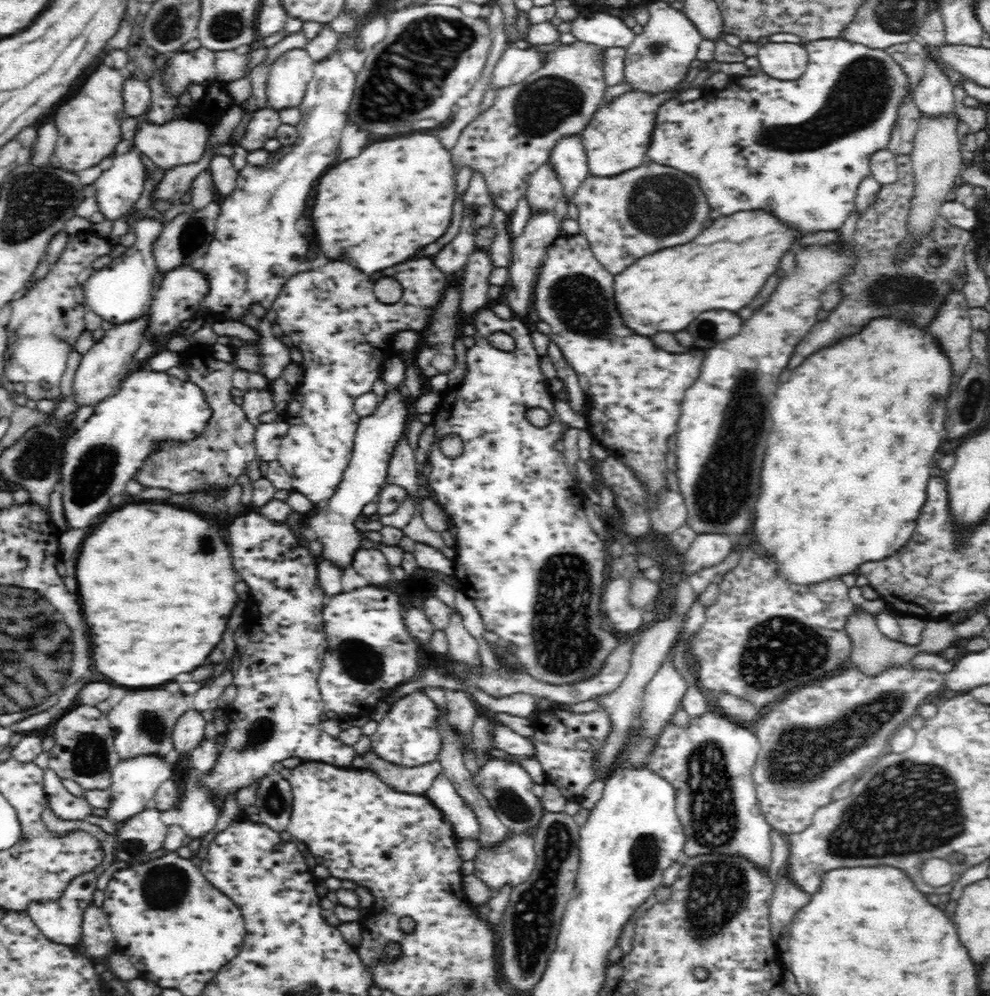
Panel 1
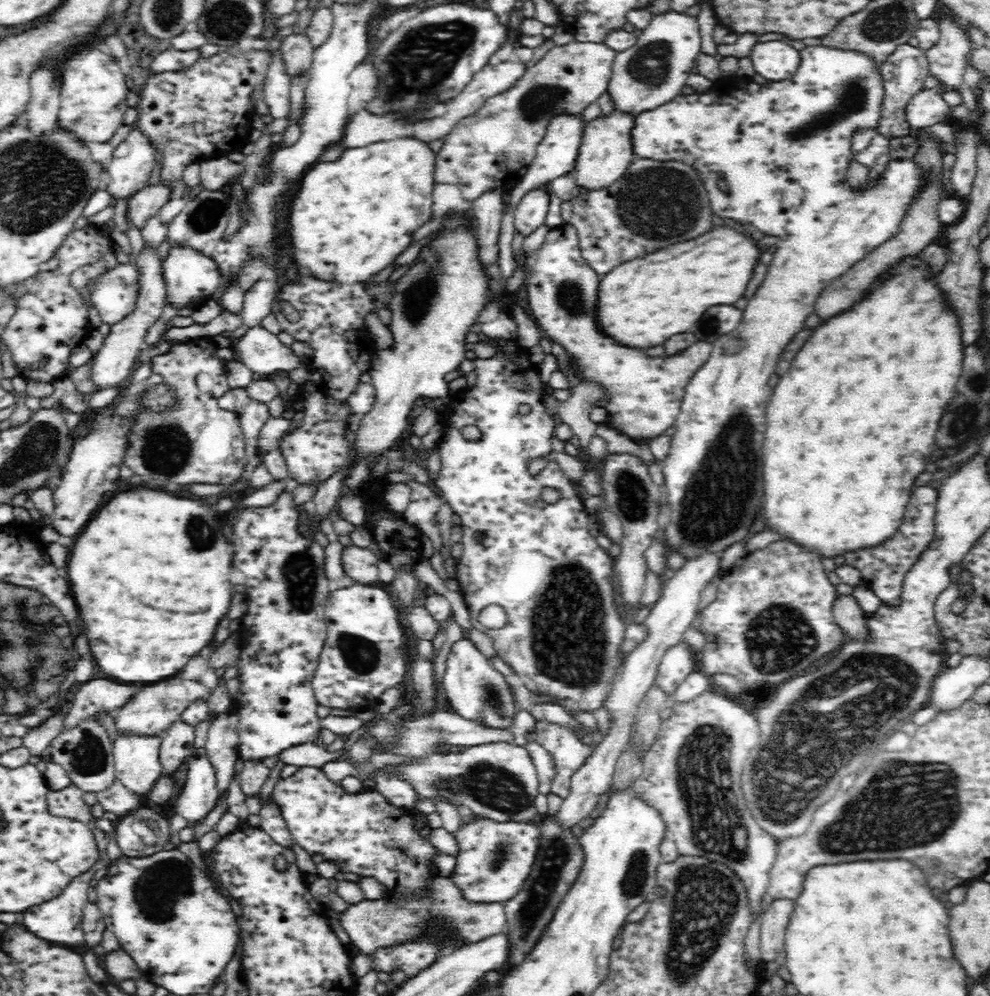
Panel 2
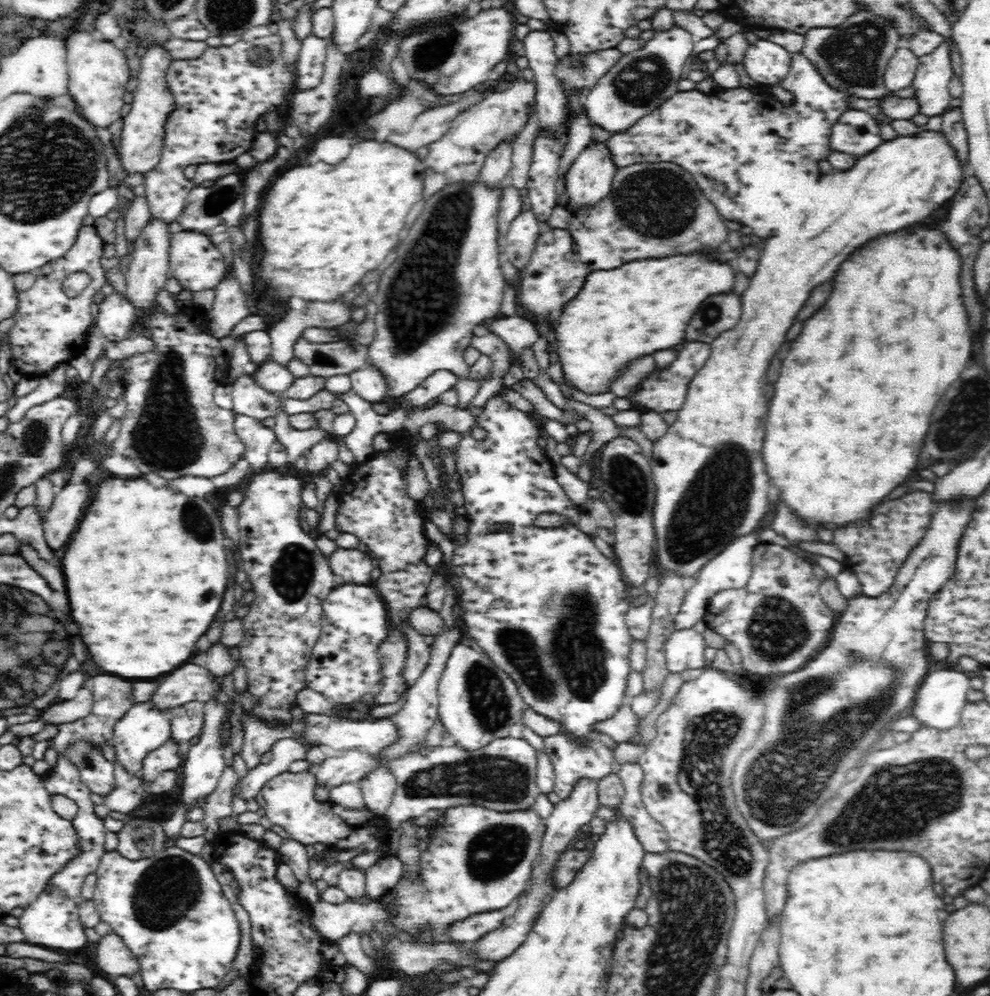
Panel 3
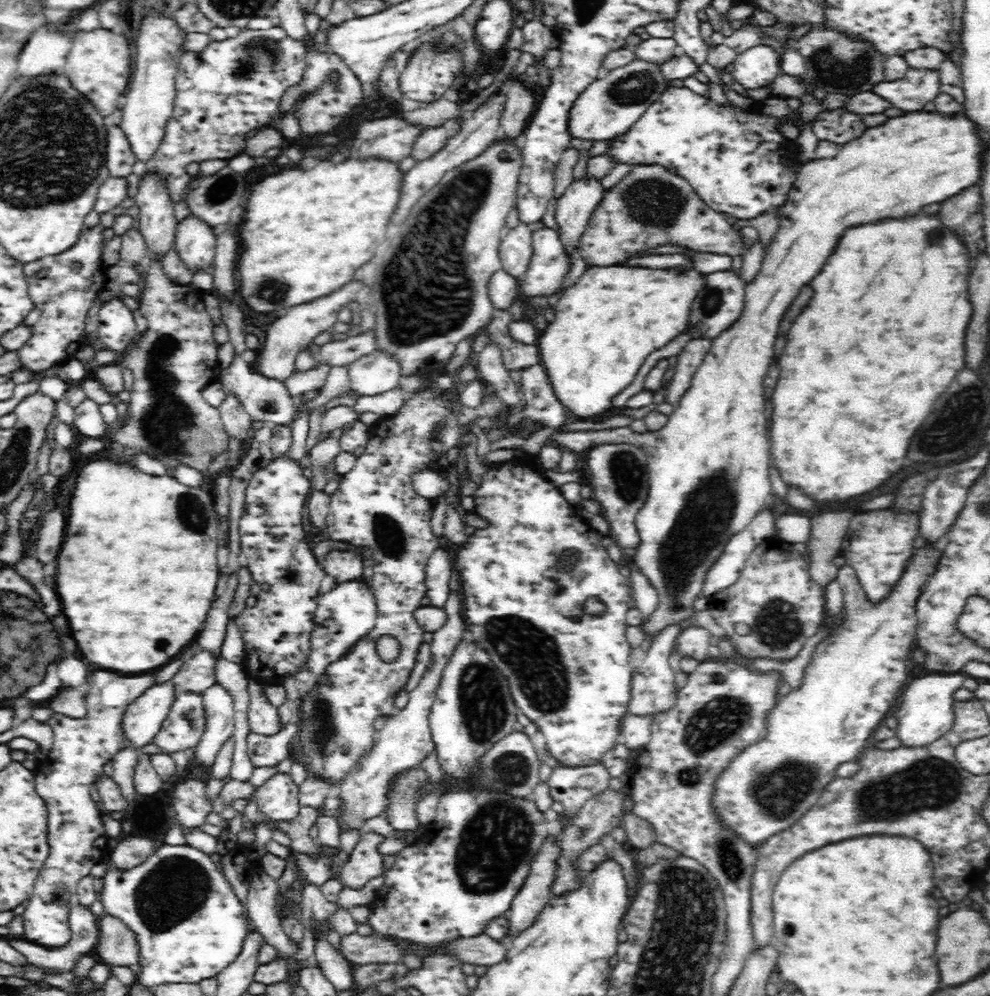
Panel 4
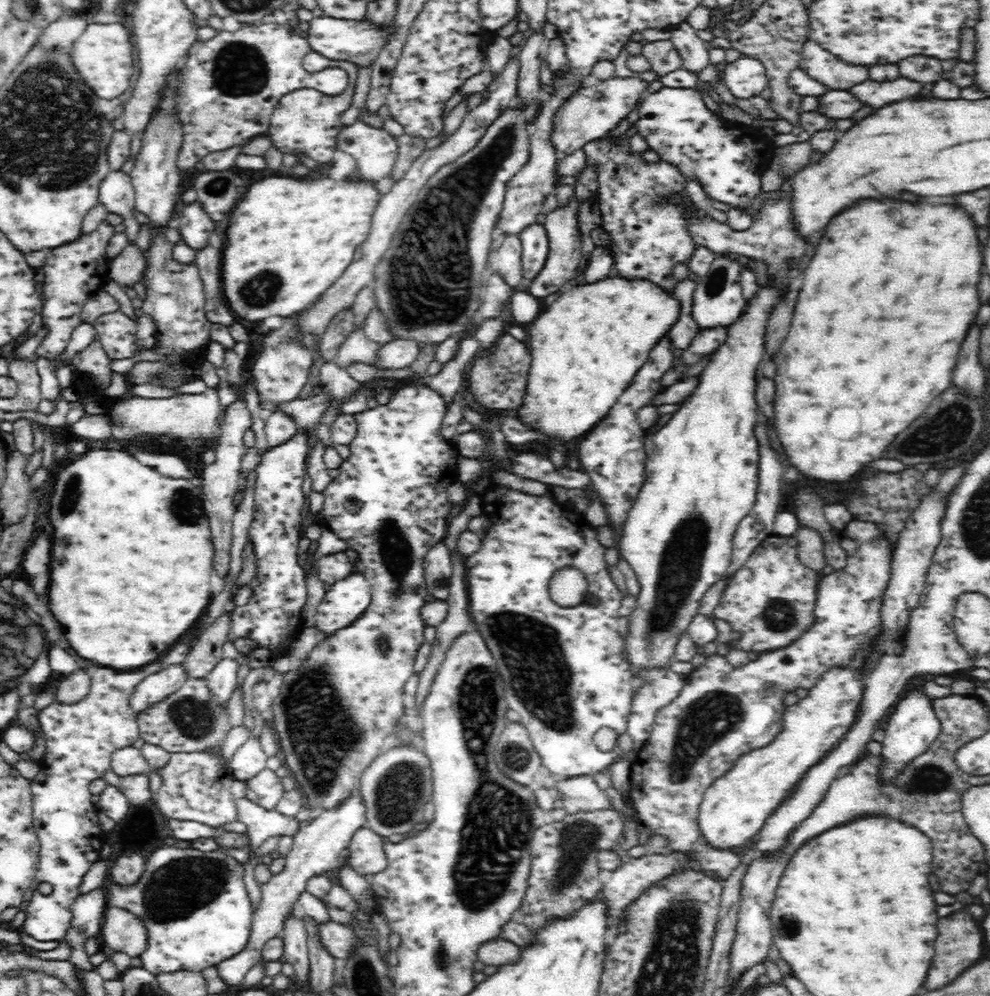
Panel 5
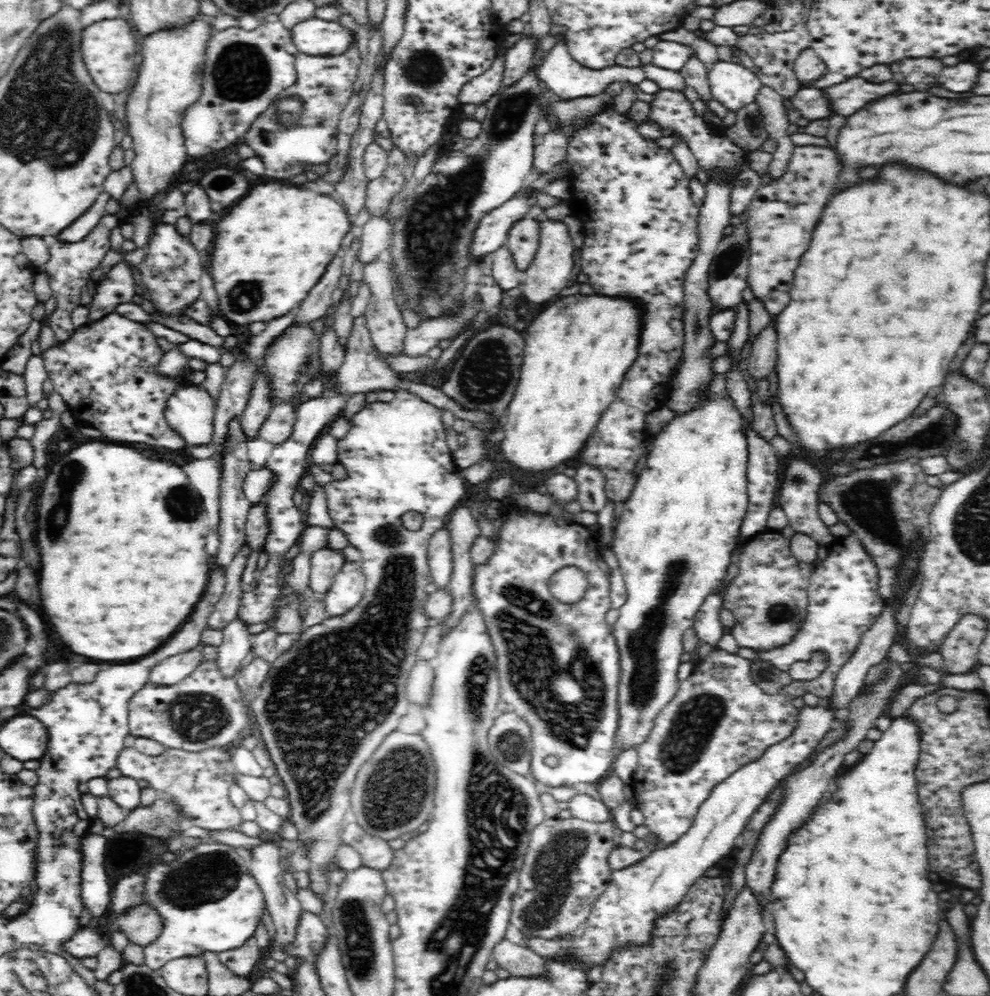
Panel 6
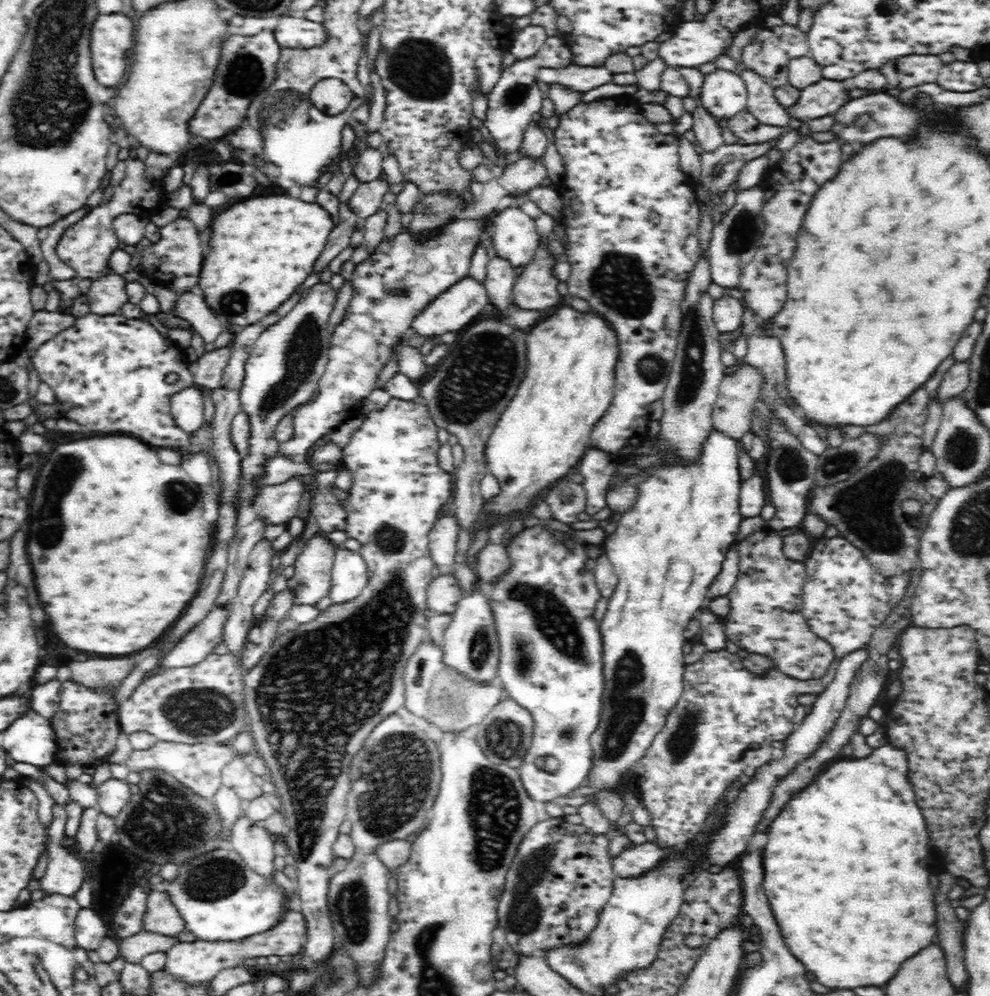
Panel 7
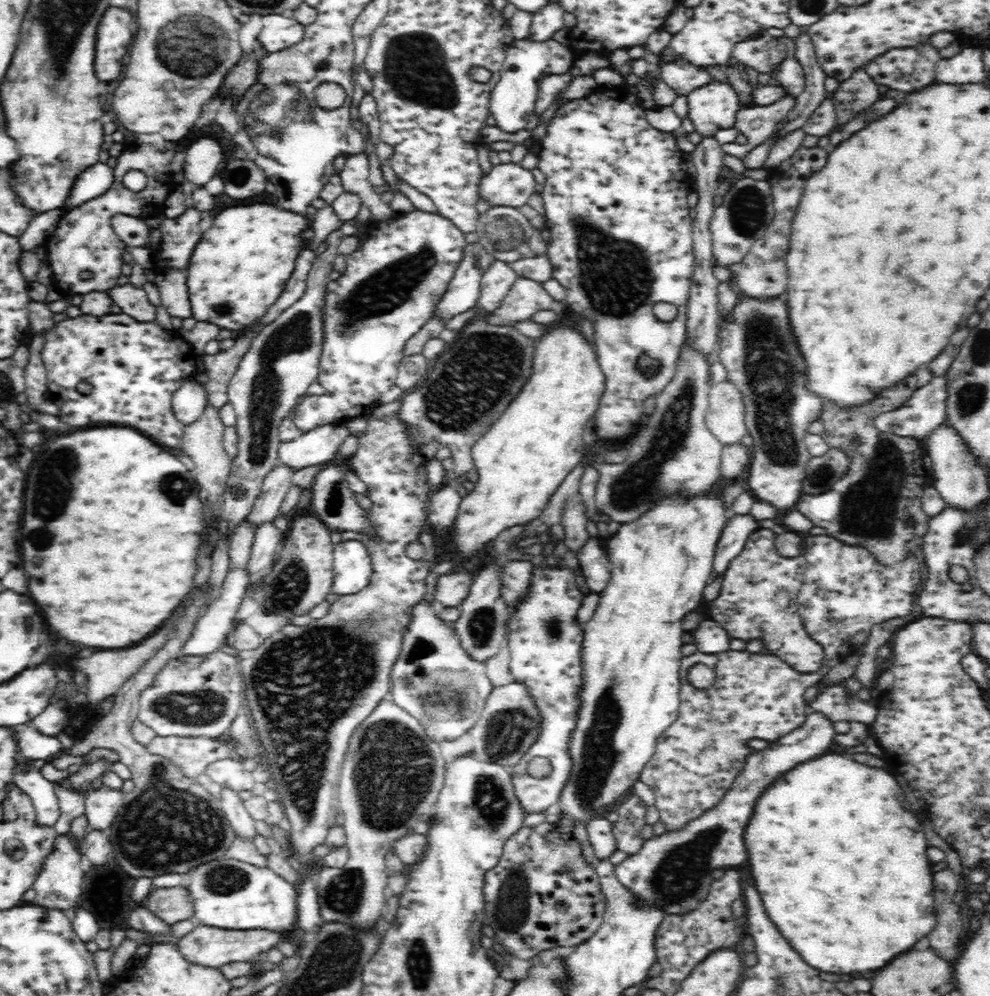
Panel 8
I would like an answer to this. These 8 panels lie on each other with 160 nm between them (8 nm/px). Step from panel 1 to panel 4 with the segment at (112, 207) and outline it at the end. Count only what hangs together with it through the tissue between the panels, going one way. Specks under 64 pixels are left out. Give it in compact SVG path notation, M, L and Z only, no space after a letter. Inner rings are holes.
M153 15L144 18L137 39L136 66L127 87L128 92L123 96L124 106L120 124L134 157L140 162L153 161L163 144L166 124L174 116L175 76L178 72L179 58L184 52L184 42L186 34L176 27L170 16Z

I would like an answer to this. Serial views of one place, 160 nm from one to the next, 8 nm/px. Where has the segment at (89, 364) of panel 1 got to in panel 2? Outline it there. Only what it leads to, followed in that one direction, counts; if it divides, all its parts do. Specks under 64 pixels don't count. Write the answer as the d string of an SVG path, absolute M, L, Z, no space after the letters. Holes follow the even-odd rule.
M142 248L142 252L134 256L134 260L140 265L141 296L138 299L138 306L132 314L128 314L124 320L117 322L110 327L110 332L106 334L102 348L92 355L90 364L90 382L96 386L95 390L110 390L116 386L123 386L131 376L136 364L136 358L142 354L142 349L146 346L144 336L150 326L152 326L164 310L166 287L161 277L162 258L158 250L147 250Z

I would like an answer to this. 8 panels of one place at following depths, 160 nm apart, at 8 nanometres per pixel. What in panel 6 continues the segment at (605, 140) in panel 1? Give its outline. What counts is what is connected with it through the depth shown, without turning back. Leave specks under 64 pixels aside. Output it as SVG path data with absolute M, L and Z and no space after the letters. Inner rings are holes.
M545 219L540 222L540 244L534 262L525 270L526 280L522 283L522 299L537 308L544 307L558 297L558 294L572 282L576 247L568 226L560 220Z

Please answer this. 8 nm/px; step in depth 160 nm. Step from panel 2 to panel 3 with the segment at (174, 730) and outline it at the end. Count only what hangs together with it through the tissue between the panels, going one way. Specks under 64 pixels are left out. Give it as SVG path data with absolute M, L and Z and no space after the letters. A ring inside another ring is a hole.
M171 736L162 746L153 750L144 758L142 780L146 784L164 772L176 771L177 768L183 766L184 756L180 754L180 743Z

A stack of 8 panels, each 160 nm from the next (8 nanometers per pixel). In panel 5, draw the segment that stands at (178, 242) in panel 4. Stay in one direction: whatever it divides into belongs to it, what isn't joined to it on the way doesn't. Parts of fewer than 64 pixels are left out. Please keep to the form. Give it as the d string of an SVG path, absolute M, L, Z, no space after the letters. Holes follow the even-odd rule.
M197 201L186 204L175 222L180 232L180 241L195 253L209 246L208 240L214 230L214 221Z

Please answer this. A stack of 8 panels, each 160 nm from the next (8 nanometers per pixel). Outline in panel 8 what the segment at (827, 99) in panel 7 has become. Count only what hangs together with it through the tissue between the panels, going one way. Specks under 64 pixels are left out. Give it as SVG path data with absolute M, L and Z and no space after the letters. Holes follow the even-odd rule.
M787 95L782 100L764 107L742 106L736 114L734 127L746 136L747 142L743 145L724 144L721 149L723 153L742 160L746 154L766 142L778 130L778 122L790 116L790 110L796 108L796 102L798 97Z

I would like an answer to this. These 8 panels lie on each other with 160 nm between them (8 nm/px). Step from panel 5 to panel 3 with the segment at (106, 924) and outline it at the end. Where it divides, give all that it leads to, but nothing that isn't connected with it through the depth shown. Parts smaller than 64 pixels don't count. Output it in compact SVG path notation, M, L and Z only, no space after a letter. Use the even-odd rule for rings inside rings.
M112 930L100 938L96 950L98 968L108 976L116 979L122 976L131 977L136 972L141 972L135 955Z

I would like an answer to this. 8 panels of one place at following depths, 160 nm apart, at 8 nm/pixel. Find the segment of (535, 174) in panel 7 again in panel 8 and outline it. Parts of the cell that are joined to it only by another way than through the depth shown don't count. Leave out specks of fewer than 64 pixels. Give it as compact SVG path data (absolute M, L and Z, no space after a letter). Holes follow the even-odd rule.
M500 163L480 180L480 198L492 206L504 205L515 209L524 206L536 192L536 178L520 163Z

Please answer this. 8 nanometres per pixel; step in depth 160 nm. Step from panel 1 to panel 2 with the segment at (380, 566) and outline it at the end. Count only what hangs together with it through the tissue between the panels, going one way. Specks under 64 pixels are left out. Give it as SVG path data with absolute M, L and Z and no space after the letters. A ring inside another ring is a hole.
M355 545L348 546L343 555L343 564L347 576L363 585L380 582L378 561L378 556L374 552Z

